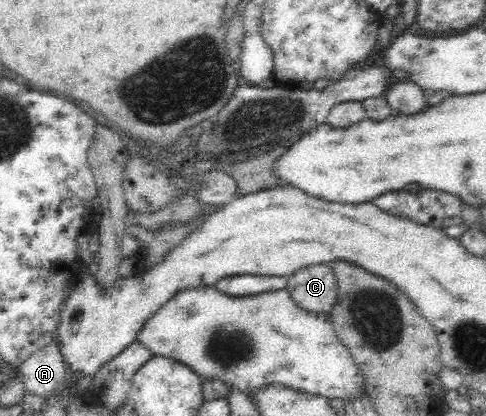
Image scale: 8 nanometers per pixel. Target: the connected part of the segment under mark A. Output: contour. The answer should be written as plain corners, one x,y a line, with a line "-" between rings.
47,345
19,366
19,375
27,393
45,398
63,393
65,367
60,349
56,345

